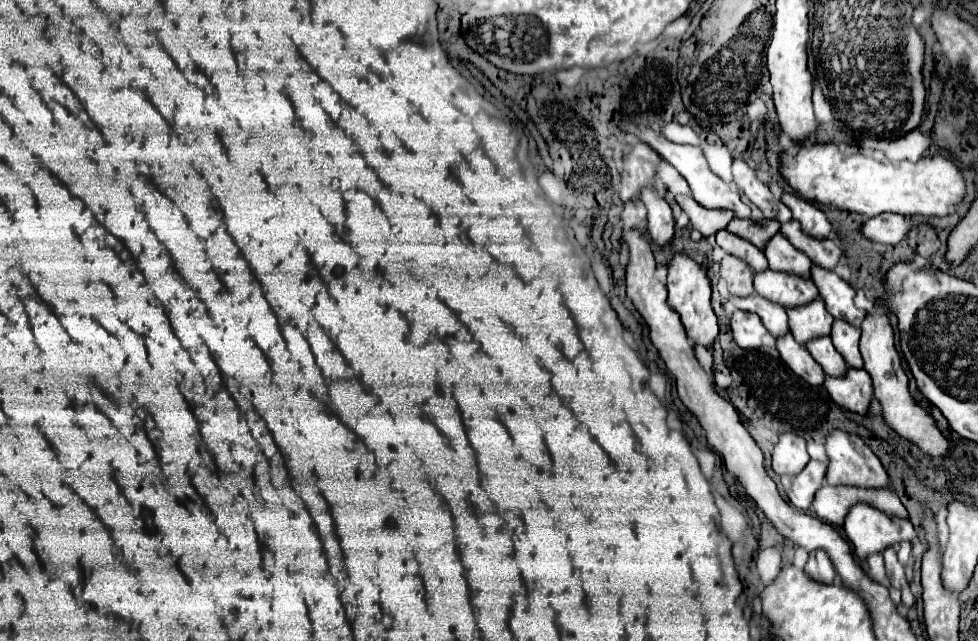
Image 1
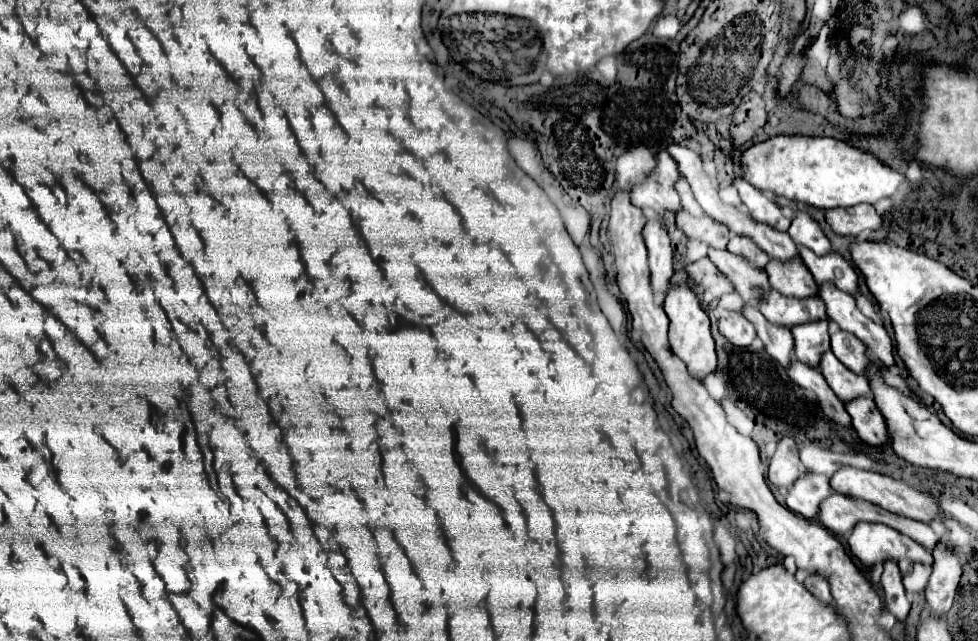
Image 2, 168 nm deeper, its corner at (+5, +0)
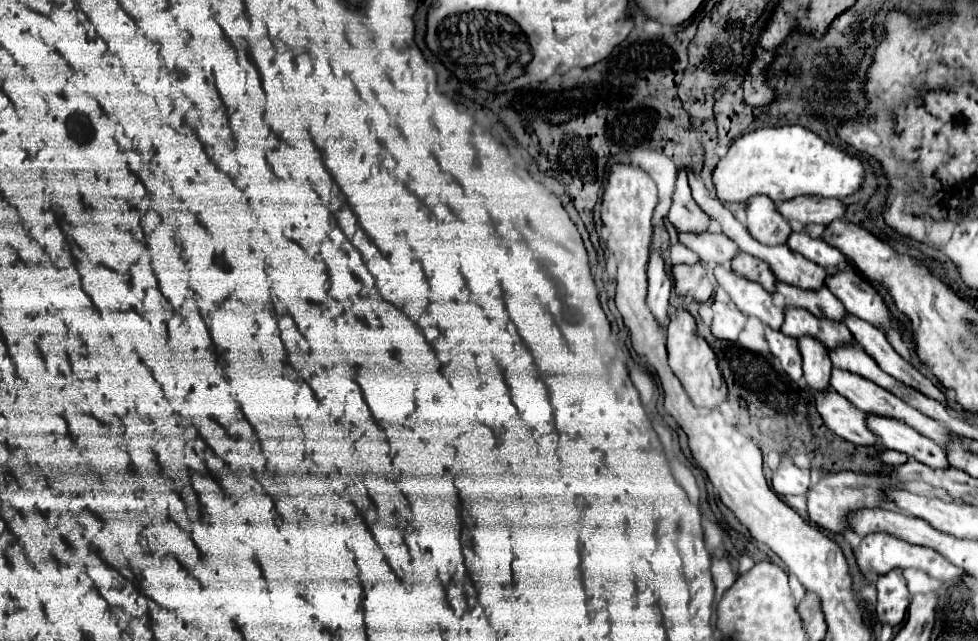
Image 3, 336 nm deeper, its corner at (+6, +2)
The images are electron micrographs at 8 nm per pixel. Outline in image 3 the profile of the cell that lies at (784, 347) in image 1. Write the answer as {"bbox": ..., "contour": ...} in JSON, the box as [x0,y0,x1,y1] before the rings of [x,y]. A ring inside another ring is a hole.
{"bbox":[813,388,877,446],"contour":[[[827,388],[827,390],[815,392],[813,396],[815,396],[817,412],[821,414],[827,428],[831,428],[837,436],[861,446],[869,446],[877,442],[877,438],[873,438],[869,430],[865,430],[865,412],[857,410],[841,394]]]}

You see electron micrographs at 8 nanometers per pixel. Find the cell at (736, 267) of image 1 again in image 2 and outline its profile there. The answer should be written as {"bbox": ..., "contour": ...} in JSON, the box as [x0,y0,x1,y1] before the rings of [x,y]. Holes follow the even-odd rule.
{"bbox":[684,258,734,298],"contour":[[[708,258],[688,264],[684,270],[694,284],[704,286],[716,298],[720,298],[722,294],[734,292],[734,286],[730,284],[730,280],[726,280],[726,276],[722,272],[718,272],[718,268]]]}

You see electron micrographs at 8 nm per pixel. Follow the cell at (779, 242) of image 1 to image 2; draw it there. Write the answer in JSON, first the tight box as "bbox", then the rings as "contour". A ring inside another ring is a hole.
{"bbox":[766,260,818,298],"contour":[[[770,260],[766,266],[770,286],[792,298],[810,298],[818,296],[818,284],[810,276],[810,270],[802,264],[802,260],[792,260],[790,264],[780,264],[778,260]]]}

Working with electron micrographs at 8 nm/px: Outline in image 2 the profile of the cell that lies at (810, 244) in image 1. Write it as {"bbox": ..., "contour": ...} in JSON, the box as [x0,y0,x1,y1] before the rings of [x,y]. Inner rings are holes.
{"bbox":[798,246,858,292],"contour":[[[798,246],[798,250],[802,252],[802,260],[818,284],[830,282],[842,292],[858,292],[858,274],[840,254],[830,252],[826,256],[816,256],[812,250],[802,246]]]}

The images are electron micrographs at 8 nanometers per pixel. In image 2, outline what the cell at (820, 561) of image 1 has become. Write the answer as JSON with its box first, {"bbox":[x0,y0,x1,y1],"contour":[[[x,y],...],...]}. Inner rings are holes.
{"bbox":[804,574,832,604],"contour":[[[812,574],[812,576],[806,578],[806,584],[804,586],[822,604],[832,604],[832,594],[830,594],[830,586],[828,586],[826,578],[822,578],[818,574]]]}

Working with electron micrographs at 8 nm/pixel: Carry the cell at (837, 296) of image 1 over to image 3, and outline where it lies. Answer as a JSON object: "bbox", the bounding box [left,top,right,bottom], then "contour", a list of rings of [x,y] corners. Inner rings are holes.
{"bbox":[843,314,945,404],"contour":[[[845,314],[843,322],[851,330],[855,342],[865,346],[865,352],[871,354],[871,358],[881,366],[881,370],[885,370],[893,378],[901,380],[903,384],[909,384],[909,386],[921,390],[925,396],[931,396],[931,398],[945,404],[945,398],[943,398],[943,392],[939,390],[939,386],[933,384],[921,372],[917,372],[909,362],[905,362],[893,350],[893,346],[887,342],[883,330],[879,330],[877,326],[871,326],[869,322],[865,322],[865,320],[861,320],[861,318],[853,316],[853,314]]]}

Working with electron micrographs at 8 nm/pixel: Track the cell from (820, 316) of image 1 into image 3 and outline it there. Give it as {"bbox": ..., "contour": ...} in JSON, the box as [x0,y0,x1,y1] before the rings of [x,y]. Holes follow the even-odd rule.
{"bbox":[799,336,831,390],"contour":[[[801,336],[799,352],[803,356],[803,378],[811,386],[811,390],[827,388],[829,374],[831,374],[831,362],[829,362],[825,344],[813,336]]]}

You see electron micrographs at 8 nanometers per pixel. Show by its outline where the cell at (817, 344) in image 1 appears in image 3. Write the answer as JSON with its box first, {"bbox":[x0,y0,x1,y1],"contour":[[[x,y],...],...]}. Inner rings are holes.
{"bbox":[829,368,951,446],"contour":[[[833,368],[833,370],[831,370],[831,382],[829,382],[829,386],[831,386],[833,390],[837,390],[841,396],[845,396],[853,406],[857,406],[859,410],[863,410],[863,412],[867,412],[867,414],[887,414],[889,418],[897,418],[897,420],[901,420],[901,422],[913,426],[919,434],[925,434],[927,438],[933,438],[939,446],[949,444],[951,432],[949,432],[943,424],[939,424],[939,422],[931,420],[929,416],[921,414],[919,410],[911,408],[911,406],[905,404],[901,398],[897,398],[895,394],[887,392],[885,388],[873,384],[871,380],[865,380],[865,378],[857,376],[857,374],[851,374],[851,372],[845,372],[845,370],[839,370],[839,368]]]}

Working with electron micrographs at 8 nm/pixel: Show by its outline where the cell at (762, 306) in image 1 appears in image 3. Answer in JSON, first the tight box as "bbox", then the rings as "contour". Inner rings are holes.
{"bbox":[765,326,803,380],"contour":[[[765,326],[765,340],[770,348],[770,356],[773,362],[791,376],[791,380],[801,380],[803,370],[801,370],[801,354],[797,350],[797,340],[779,332],[779,330],[769,330]]]}

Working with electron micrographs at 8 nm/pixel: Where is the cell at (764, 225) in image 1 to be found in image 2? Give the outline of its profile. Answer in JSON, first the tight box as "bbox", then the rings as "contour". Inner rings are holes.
{"bbox":[728,236,770,270],"contour":[[[732,236],[730,242],[728,242],[728,250],[734,252],[736,256],[746,258],[750,264],[758,266],[758,270],[764,270],[766,264],[768,264],[768,260],[770,260],[766,256],[766,252],[762,252],[752,240],[748,240],[744,236]]]}

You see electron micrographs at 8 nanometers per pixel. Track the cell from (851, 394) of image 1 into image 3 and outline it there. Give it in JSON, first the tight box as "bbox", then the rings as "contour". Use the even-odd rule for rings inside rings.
{"bbox":[867,414,949,466],"contour":[[[867,414],[867,428],[877,436],[879,444],[889,450],[903,452],[919,462],[925,462],[927,466],[949,466],[945,458],[945,450],[935,444],[931,438],[925,438],[905,422],[899,422],[895,418]]]}

